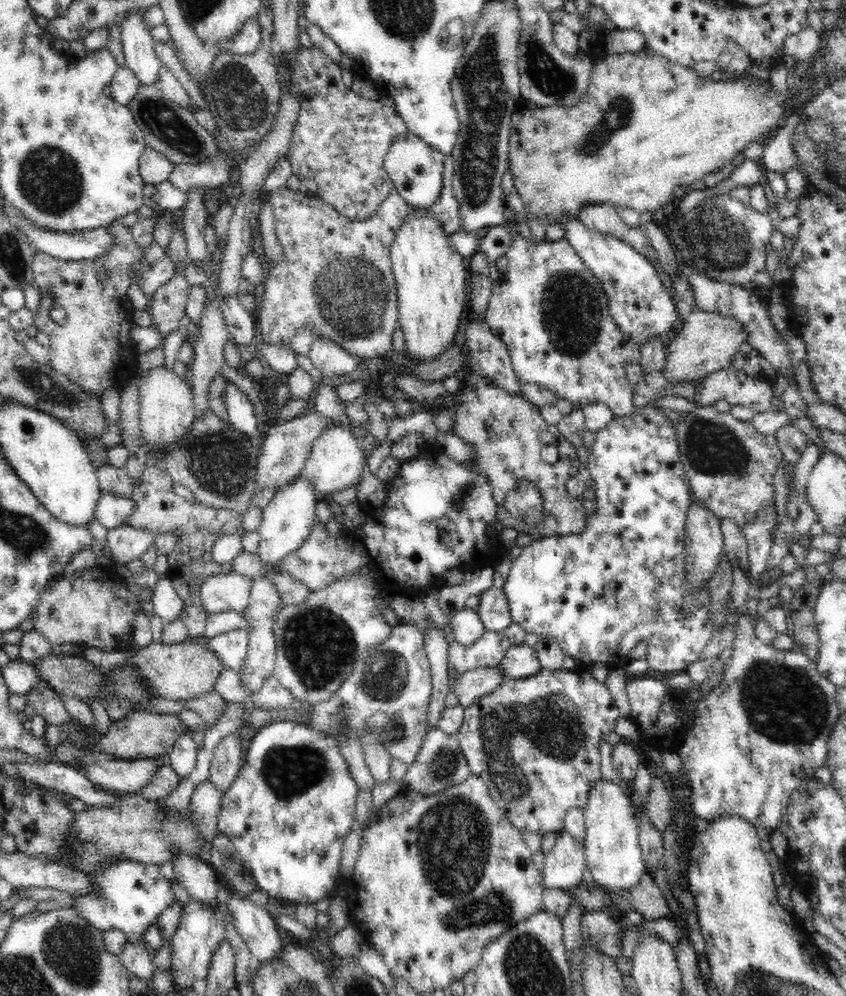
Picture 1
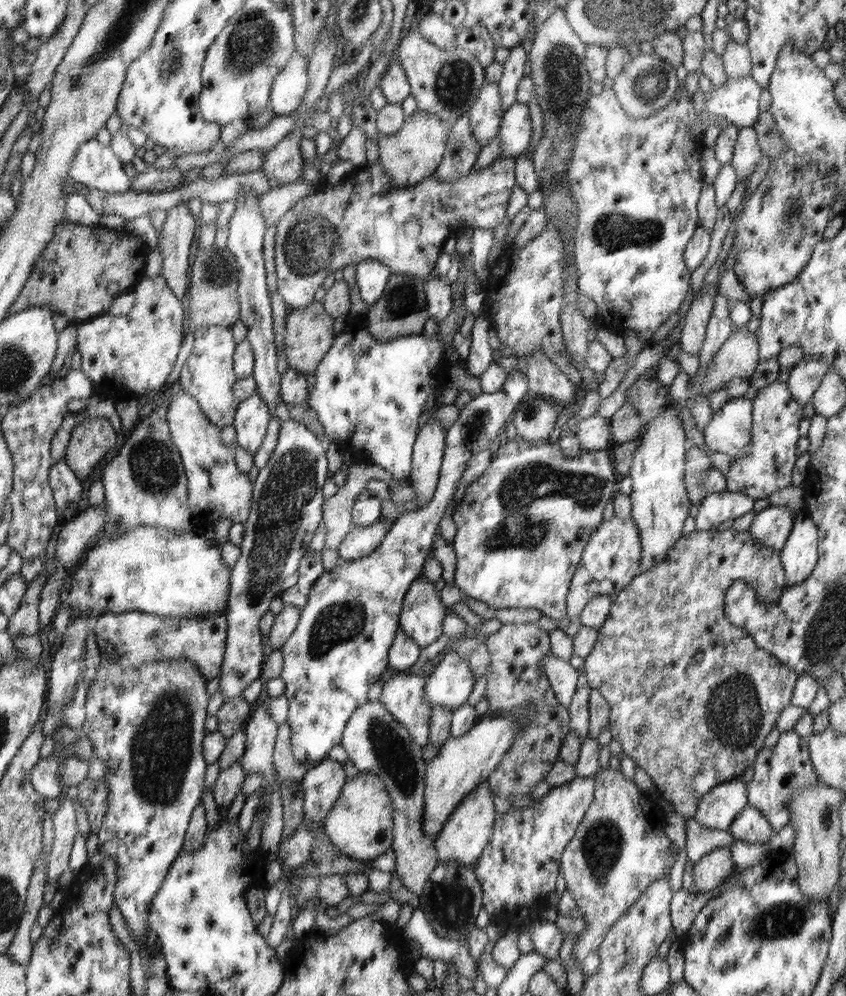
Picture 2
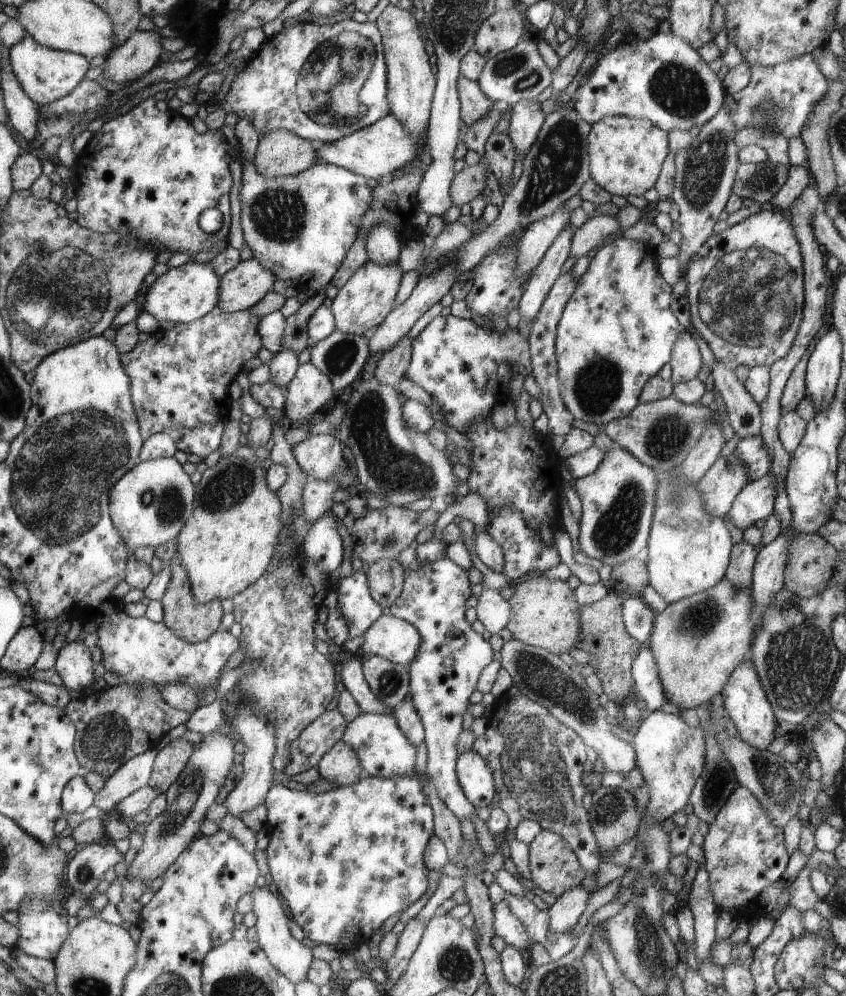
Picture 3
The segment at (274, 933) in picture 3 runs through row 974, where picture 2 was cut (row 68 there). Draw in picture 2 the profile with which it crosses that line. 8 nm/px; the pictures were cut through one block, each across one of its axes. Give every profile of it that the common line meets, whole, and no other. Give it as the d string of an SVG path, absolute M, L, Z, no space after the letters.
M294 50L293 58L273 82L270 106L276 115L287 115L299 109L309 89L308 59Z

